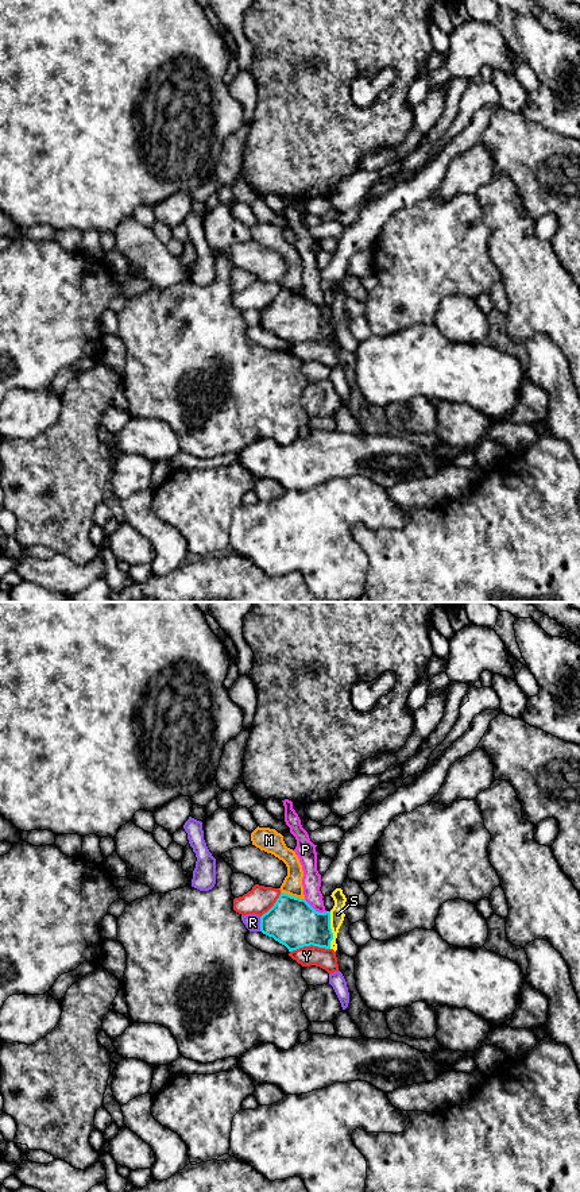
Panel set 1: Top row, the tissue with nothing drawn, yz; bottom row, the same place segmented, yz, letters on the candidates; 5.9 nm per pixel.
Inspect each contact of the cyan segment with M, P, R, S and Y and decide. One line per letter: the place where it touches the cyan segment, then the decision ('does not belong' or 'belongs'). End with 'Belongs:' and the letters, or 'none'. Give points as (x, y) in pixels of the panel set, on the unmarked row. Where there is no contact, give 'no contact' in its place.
M: contact yz (293, 292); does not belong
P: contact yz (313, 304); does not belong
R: contact yz (260, 319); does not belong
S: contact yz (331, 326); does not belong
Y: contact yz (309, 340); belongs
Belongs: Y

